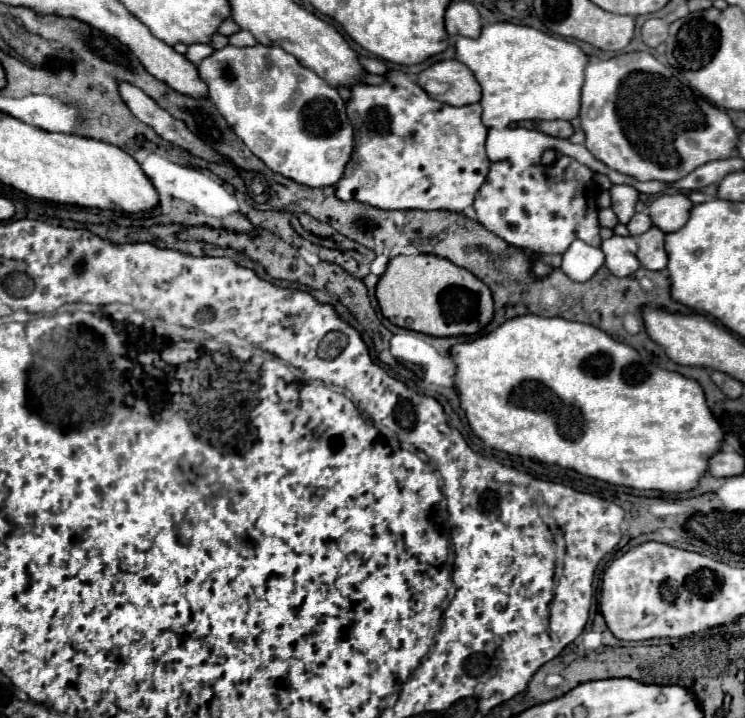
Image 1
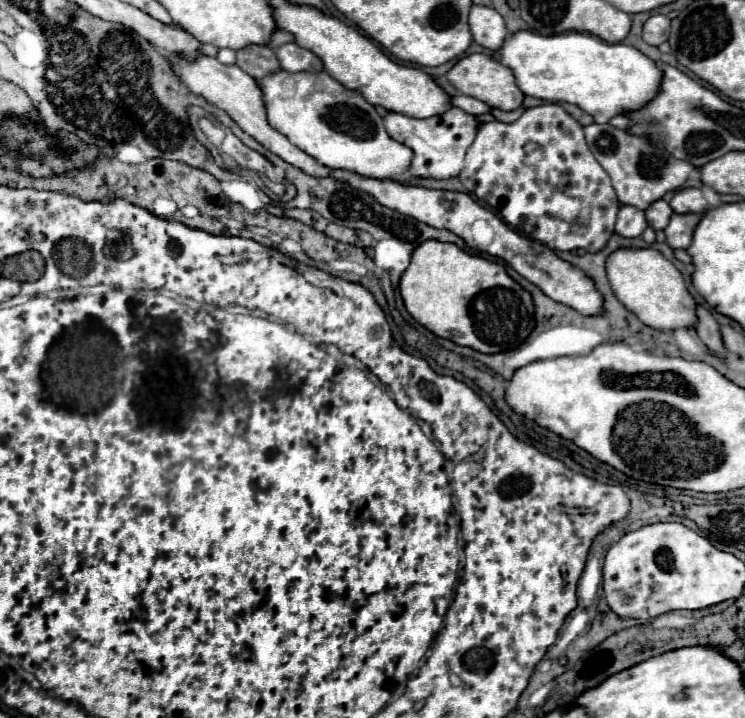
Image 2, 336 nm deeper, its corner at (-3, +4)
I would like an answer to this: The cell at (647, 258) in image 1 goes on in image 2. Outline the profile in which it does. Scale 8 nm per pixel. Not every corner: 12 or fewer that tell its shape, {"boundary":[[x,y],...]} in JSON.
{"boundary":[[673,214],[665,228],[671,248],[689,248],[703,214]]}

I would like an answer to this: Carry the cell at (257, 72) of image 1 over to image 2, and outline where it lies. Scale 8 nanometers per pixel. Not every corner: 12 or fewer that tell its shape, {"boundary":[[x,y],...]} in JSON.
{"boundary":[[327,72],[259,80],[269,124],[327,168],[405,178],[413,150]]}

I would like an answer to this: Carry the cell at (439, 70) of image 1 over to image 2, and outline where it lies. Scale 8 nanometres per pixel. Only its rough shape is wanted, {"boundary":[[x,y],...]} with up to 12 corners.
{"boundary":[[469,54],[447,80],[491,108],[515,110],[525,94],[513,70]]}

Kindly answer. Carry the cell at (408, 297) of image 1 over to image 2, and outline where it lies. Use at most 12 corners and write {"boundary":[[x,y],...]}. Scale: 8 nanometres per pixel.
{"boundary":[[427,240],[399,282],[409,314],[477,352],[535,330],[499,262]]}

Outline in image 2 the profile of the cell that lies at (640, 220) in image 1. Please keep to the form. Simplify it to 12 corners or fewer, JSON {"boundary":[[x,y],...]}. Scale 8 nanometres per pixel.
{"boundary":[[665,200],[645,210],[649,226],[663,230],[673,210]]}

